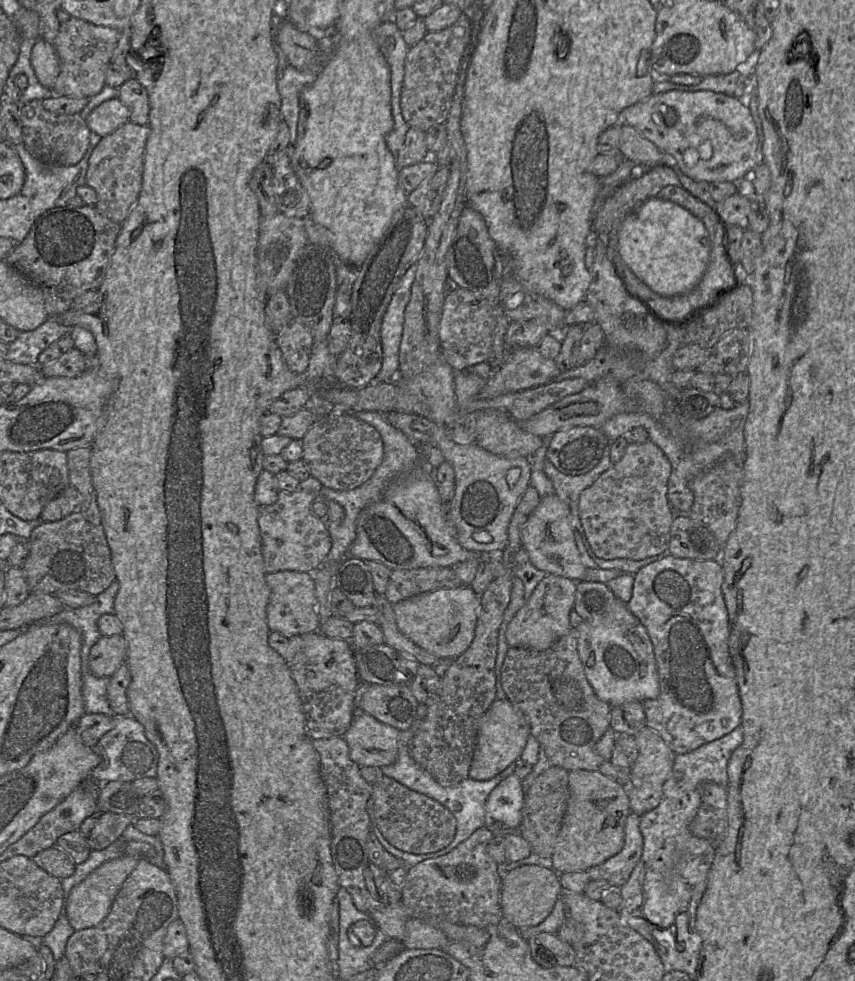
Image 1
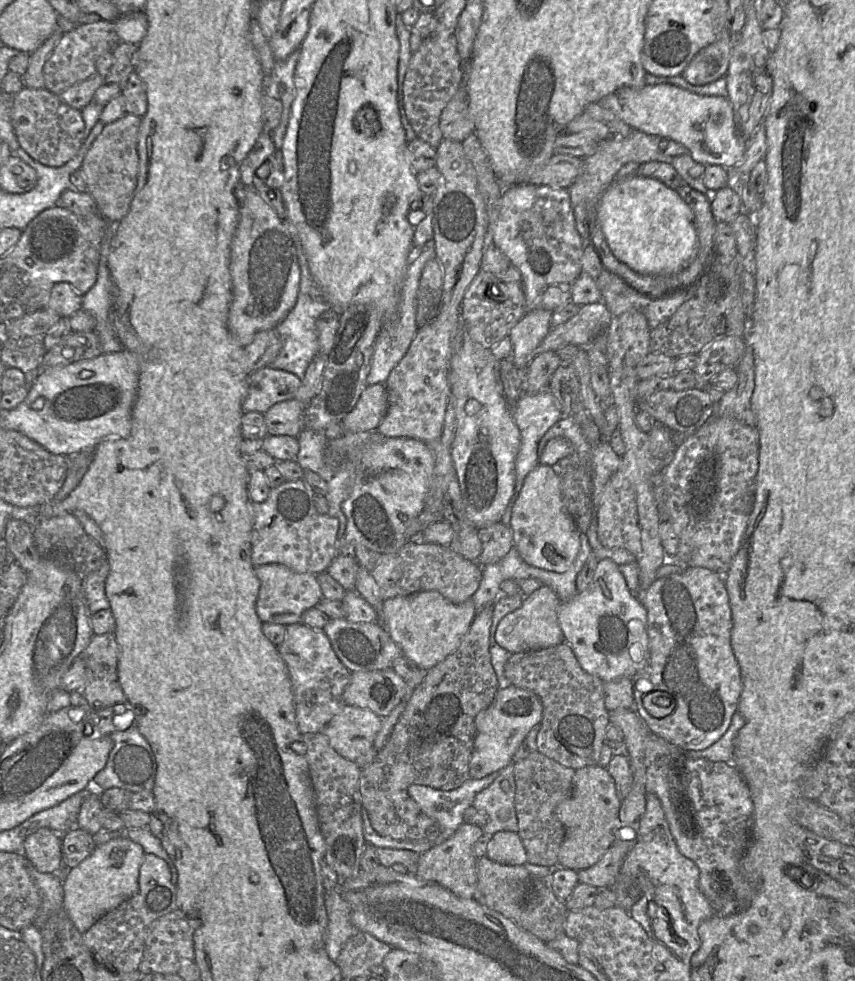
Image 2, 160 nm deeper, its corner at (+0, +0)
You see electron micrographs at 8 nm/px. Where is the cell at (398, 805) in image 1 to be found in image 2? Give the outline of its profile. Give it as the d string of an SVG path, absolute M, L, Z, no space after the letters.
M493 605L484 607L479 610L469 628L468 632L462 639L456 651L448 655L443 661L428 669L428 672L423 681L414 689L410 697L406 700L406 705L401 713L397 723L395 724L392 733L382 749L380 749L374 760L364 769L361 770L360 776L360 797L362 808L368 813L372 828L383 837L388 837L401 841L422 841L426 838L435 838L438 835L438 824L424 814L418 804L408 794L408 787L413 784L425 785L434 789L443 791L450 791L461 786L466 780L470 778L469 763L476 737L475 717L477 714L489 707L498 691L498 681L495 670L491 663L490 654L490 628L493 618Z

